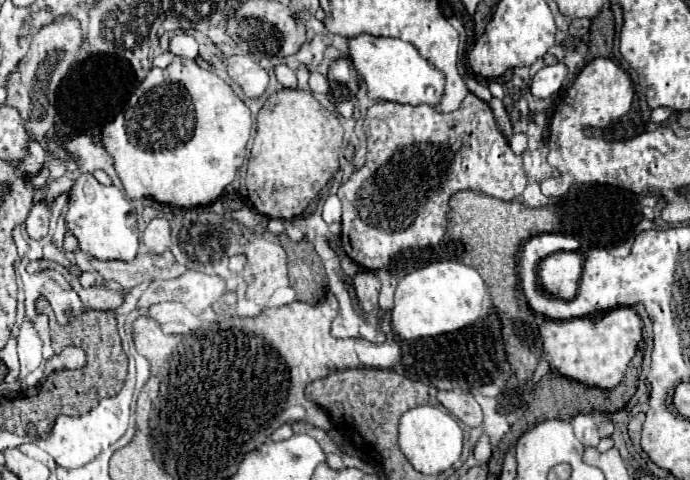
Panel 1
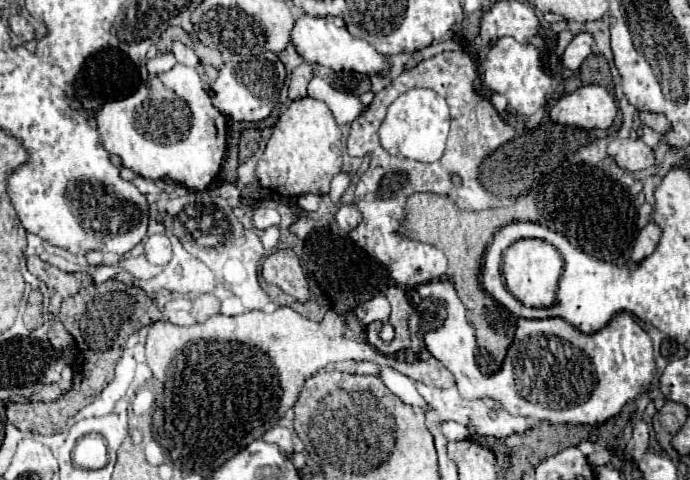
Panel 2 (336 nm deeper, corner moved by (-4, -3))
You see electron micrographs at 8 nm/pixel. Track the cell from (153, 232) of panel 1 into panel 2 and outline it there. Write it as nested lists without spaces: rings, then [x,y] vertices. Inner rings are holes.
[[[151,235],[145,243],[145,253],[149,263],[167,265],[171,259],[171,241],[167,235]]]

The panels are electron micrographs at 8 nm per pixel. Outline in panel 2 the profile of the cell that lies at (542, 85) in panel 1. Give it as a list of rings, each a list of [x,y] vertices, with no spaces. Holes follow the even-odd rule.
[[[579,33],[569,43],[569,47],[563,53],[563,65],[571,71],[577,71],[583,59],[587,59],[593,53],[593,35],[591,33]]]

